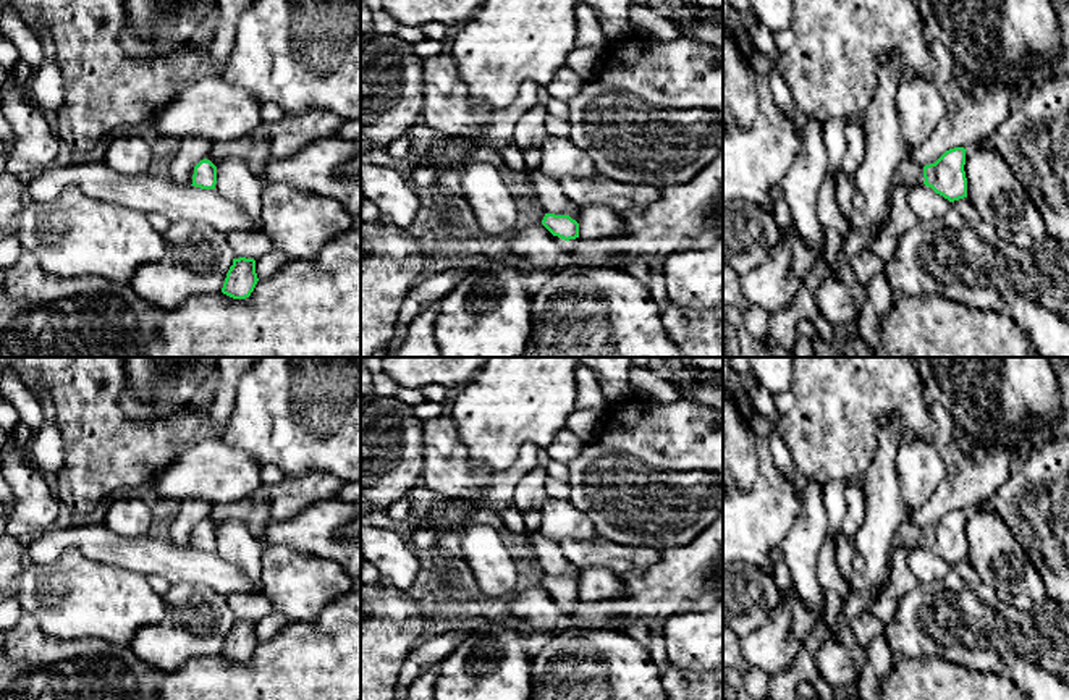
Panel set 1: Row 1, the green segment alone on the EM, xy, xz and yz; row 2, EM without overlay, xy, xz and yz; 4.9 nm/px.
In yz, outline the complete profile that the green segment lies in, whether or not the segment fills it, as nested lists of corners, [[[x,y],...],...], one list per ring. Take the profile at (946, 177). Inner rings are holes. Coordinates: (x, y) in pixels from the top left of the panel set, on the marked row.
[[[949,149],[935,163],[923,167],[923,184],[949,202],[967,197],[965,150]]]

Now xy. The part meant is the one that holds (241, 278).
[[[233,259],[233,265],[226,273],[222,293],[233,299],[246,299],[254,291],[257,281],[259,278],[254,259]]]

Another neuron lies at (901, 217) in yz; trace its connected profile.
[[[899,186],[889,199],[889,220],[878,236],[867,244],[867,249],[888,262],[898,247],[899,238],[919,223],[917,217],[907,204],[909,188]]]

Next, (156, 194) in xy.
[[[105,163],[50,167],[26,183],[26,199],[44,202],[76,188],[97,200],[139,210],[171,221],[205,221],[222,234],[262,231],[262,221],[246,215],[217,189],[173,181],[163,171],[120,175]]]

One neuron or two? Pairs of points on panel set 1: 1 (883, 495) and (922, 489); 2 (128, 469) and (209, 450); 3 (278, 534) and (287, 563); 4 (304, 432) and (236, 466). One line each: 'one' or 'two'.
1: two
2: two
3: two
4: two

